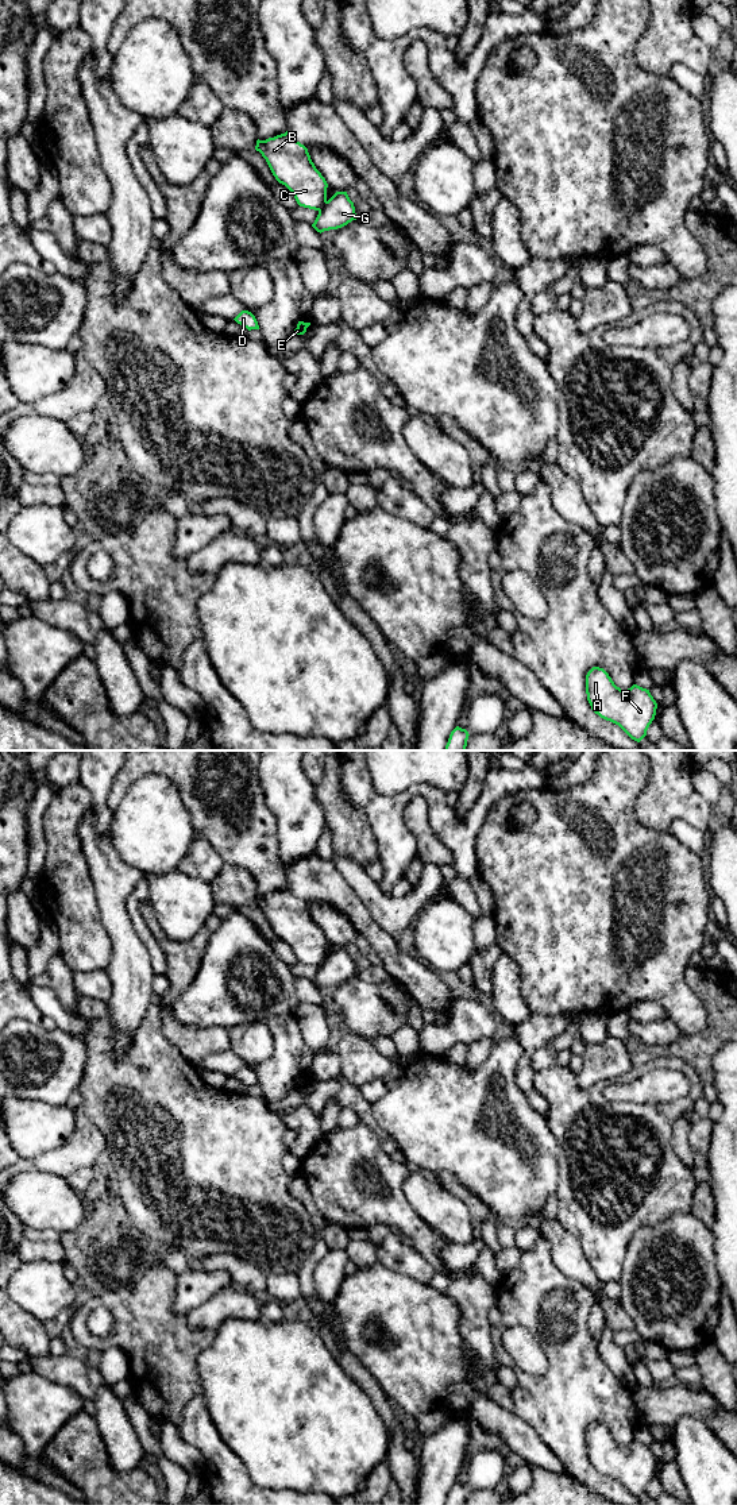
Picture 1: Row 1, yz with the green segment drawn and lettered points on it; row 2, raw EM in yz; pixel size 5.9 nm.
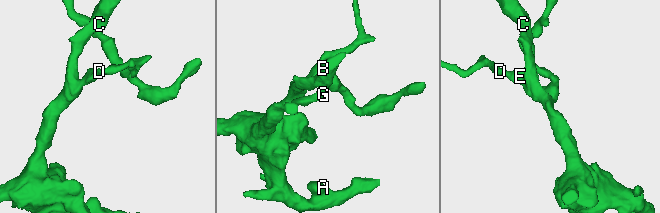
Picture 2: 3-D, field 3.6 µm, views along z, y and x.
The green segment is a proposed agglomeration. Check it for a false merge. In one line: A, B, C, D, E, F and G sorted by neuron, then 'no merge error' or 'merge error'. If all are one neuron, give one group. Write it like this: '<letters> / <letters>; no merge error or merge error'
A B C D E F / G; merge error

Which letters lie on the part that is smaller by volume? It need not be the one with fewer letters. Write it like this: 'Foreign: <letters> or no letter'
Foreign: A, B, C, D, E, F

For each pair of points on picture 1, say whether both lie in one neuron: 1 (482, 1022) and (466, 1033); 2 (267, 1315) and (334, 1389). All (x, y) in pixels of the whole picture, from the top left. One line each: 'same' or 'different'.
1: same
2: different

